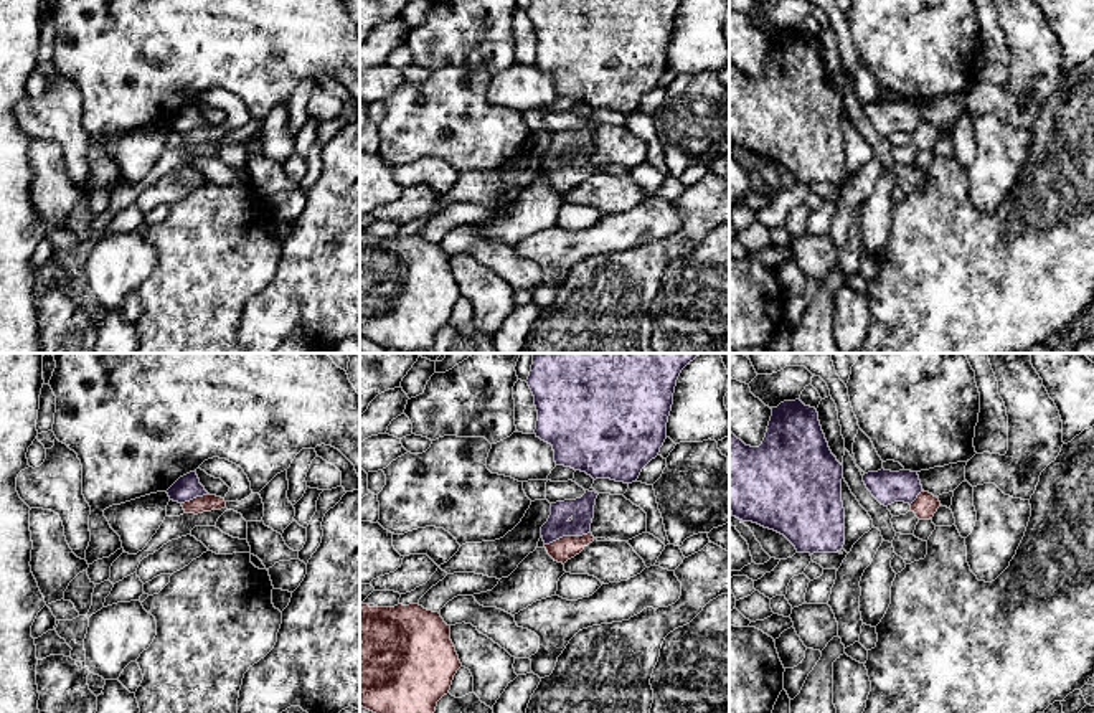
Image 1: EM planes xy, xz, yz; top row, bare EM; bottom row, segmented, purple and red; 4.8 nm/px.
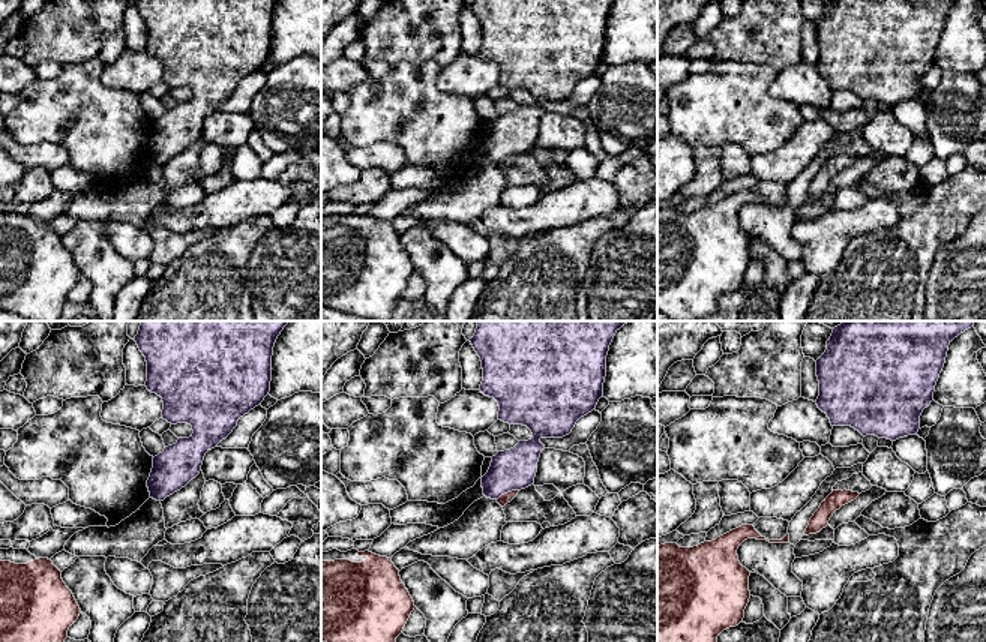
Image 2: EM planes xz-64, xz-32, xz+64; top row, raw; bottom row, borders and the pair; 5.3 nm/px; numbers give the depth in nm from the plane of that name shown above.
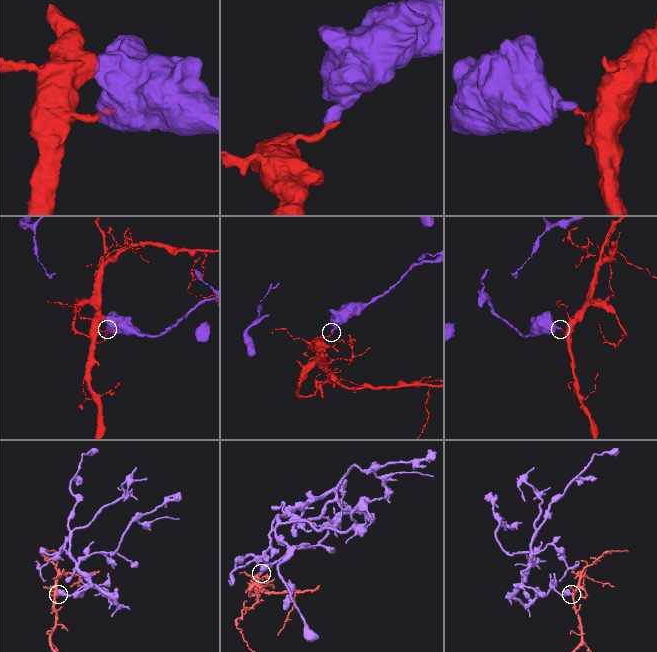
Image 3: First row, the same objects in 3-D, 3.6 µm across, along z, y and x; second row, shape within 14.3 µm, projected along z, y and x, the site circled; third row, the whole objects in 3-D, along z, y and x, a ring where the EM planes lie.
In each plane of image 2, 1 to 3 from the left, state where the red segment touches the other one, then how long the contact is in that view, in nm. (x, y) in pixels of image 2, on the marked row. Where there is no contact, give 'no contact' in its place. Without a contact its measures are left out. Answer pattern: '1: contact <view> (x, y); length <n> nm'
1: no contact
2: contact xz-32 (508, 491); length 130 nm
3: no contact

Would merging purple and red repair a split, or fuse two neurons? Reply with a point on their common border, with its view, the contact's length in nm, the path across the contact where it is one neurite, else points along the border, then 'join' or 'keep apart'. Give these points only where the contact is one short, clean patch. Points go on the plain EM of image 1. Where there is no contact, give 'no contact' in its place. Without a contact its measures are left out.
xz (566, 165) | 240 nm | along xz (589, 162), (565, 165), (545, 175) | keep apart

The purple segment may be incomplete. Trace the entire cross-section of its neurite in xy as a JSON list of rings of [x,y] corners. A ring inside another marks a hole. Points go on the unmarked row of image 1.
[[[190,102],[180,107],[168,120],[170,130],[185,134],[196,127],[210,125],[205,117],[200,114],[196,102]]]

